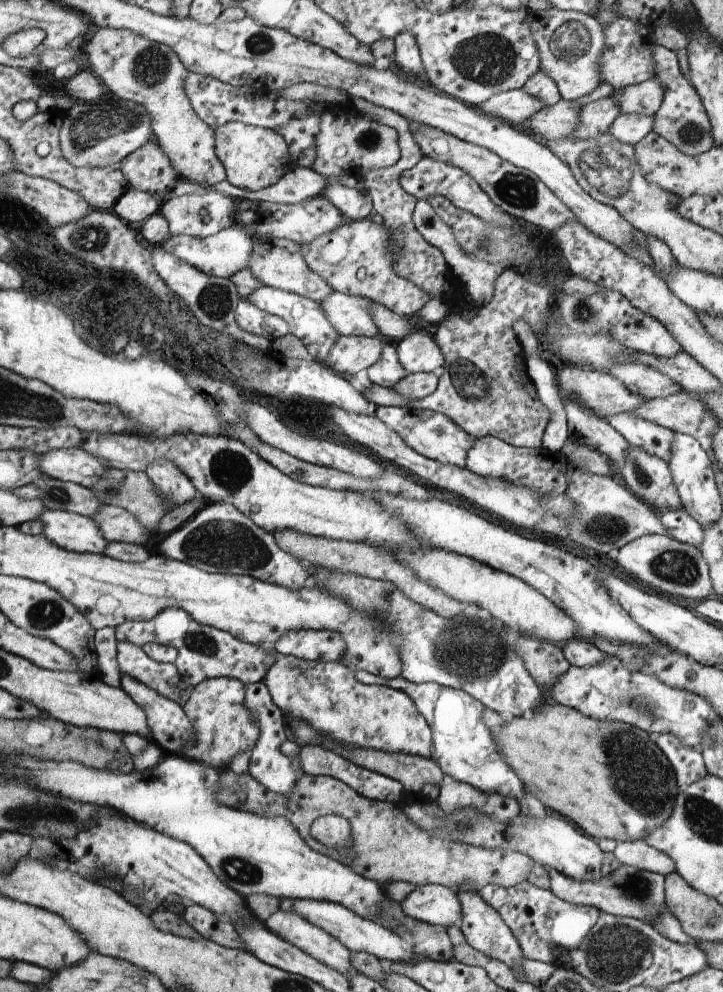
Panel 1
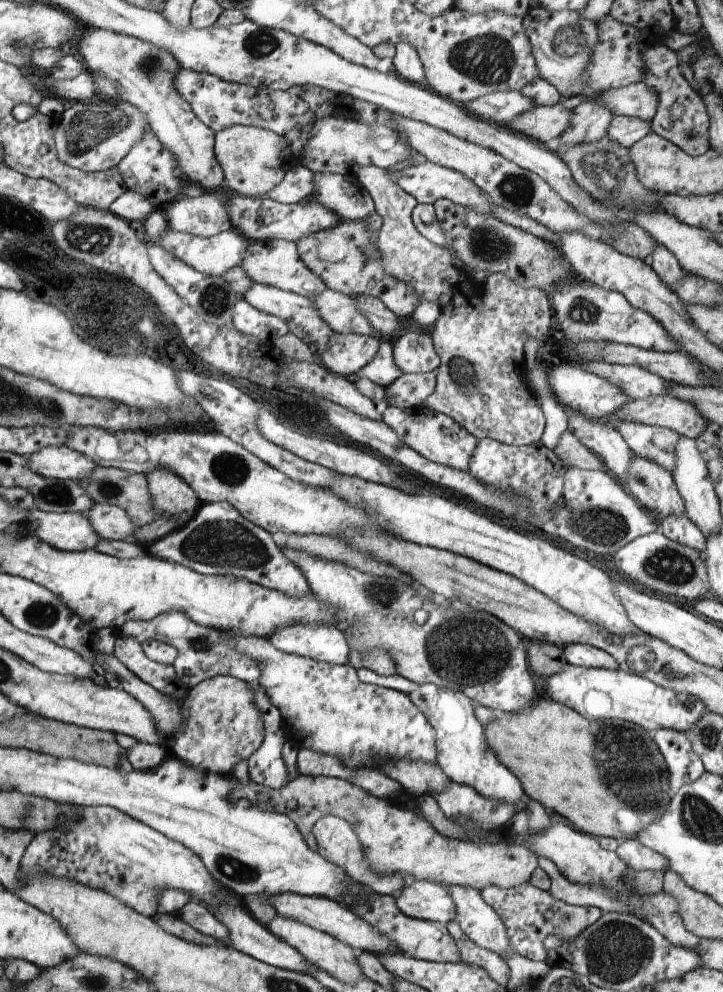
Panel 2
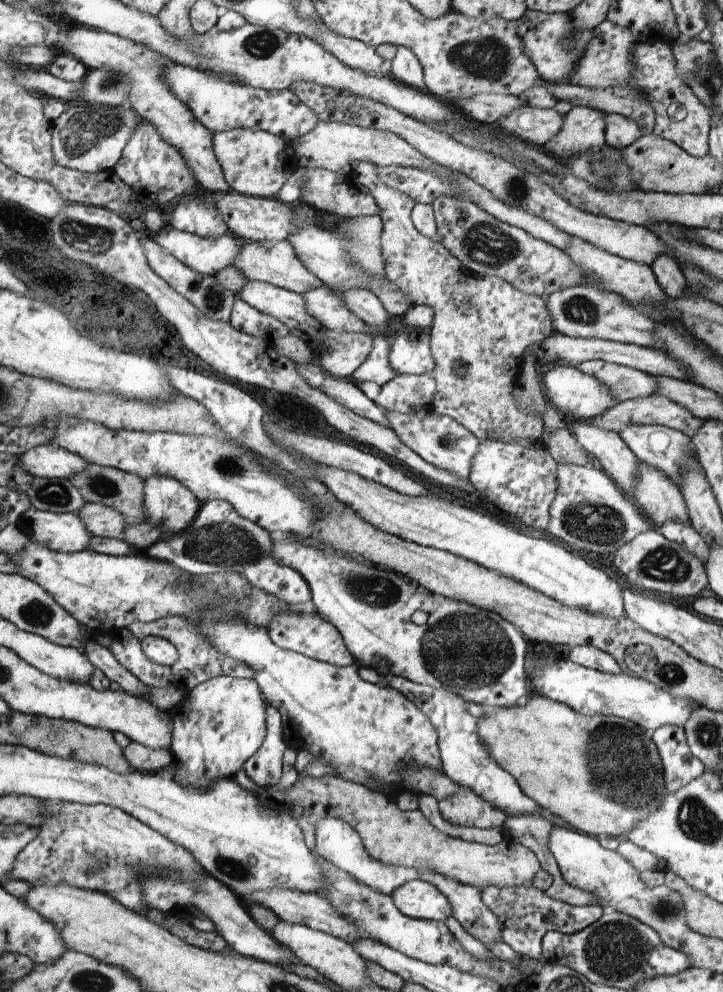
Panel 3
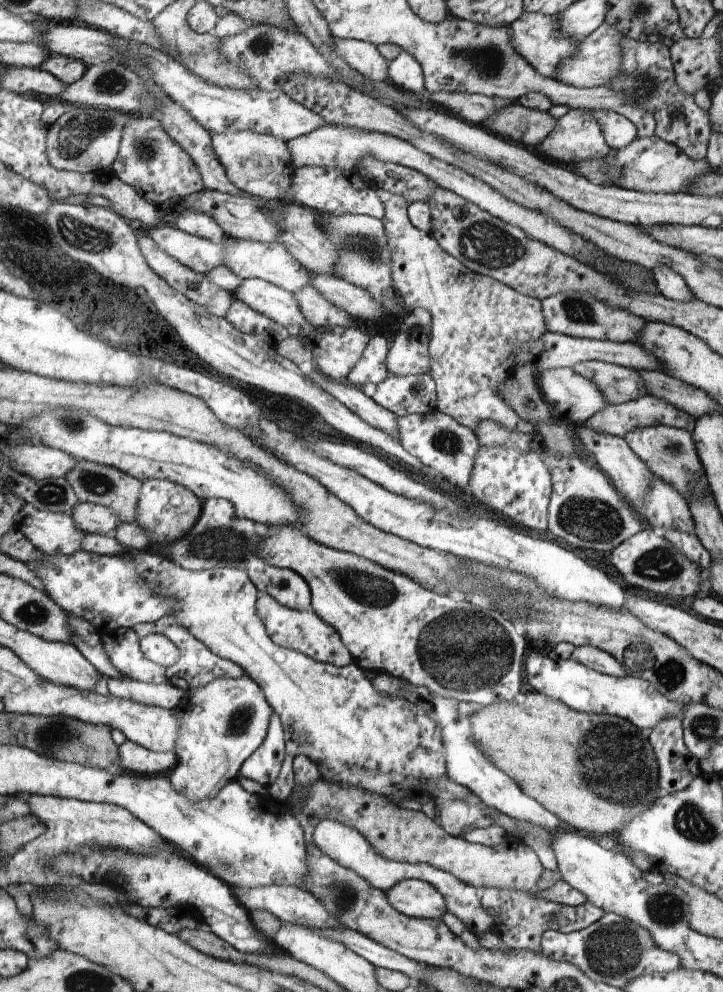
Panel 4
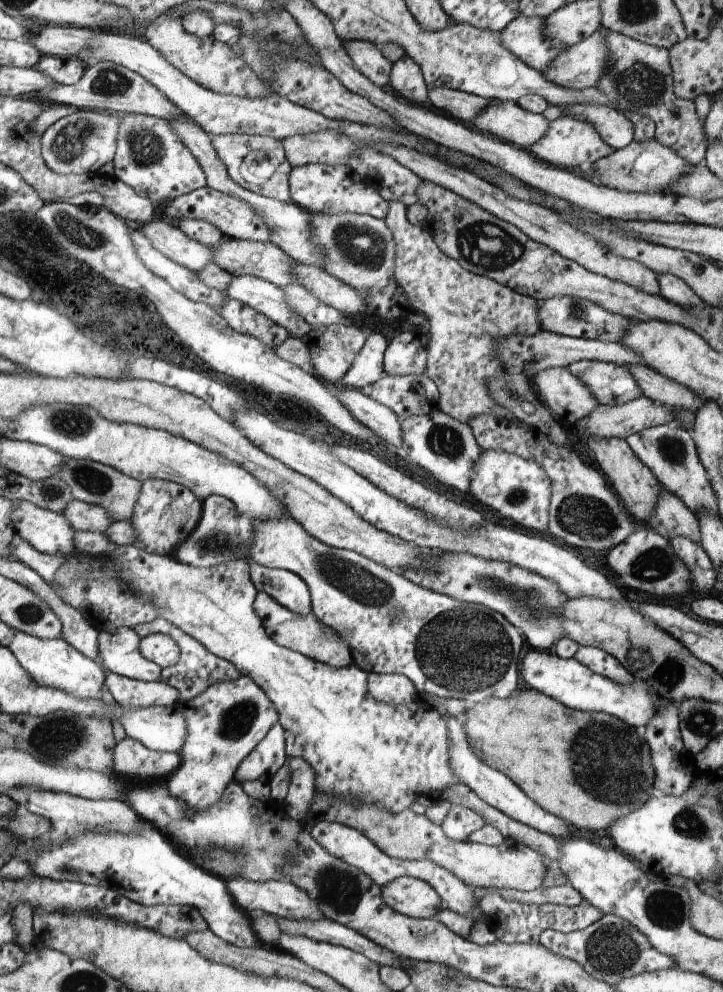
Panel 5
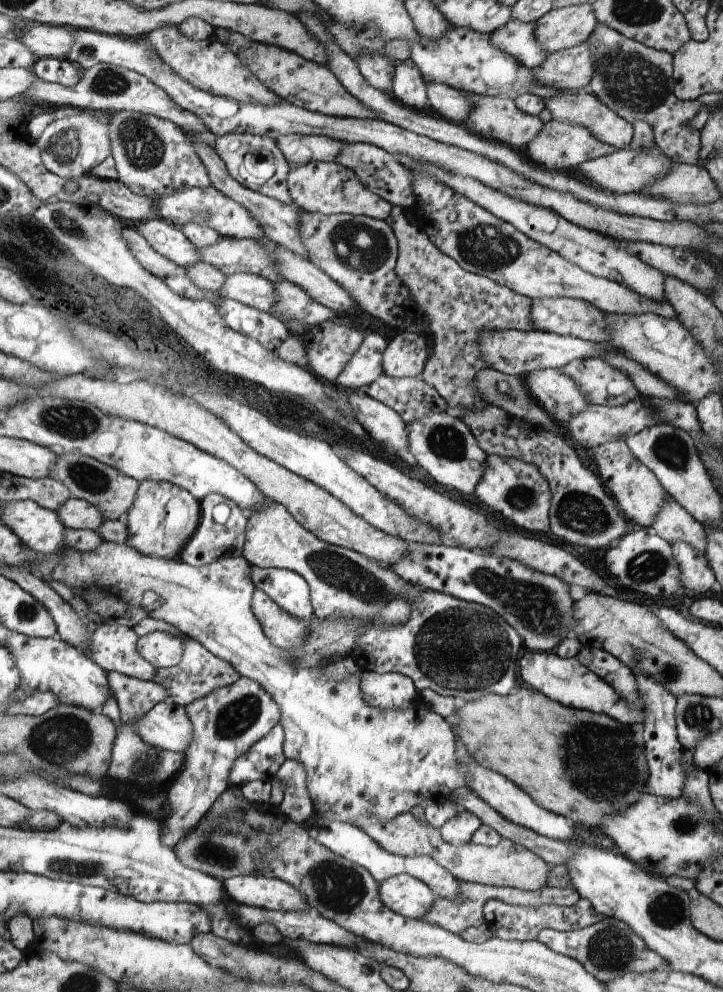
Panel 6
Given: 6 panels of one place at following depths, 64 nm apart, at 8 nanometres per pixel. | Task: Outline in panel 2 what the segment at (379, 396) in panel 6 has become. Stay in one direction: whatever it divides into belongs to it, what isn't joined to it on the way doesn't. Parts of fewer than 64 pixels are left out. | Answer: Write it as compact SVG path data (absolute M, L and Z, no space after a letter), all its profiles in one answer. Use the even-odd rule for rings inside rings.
M432 371L427 373L403 373L391 385L385 387L385 400L381 406L399 408L420 407L433 392L436 376Z

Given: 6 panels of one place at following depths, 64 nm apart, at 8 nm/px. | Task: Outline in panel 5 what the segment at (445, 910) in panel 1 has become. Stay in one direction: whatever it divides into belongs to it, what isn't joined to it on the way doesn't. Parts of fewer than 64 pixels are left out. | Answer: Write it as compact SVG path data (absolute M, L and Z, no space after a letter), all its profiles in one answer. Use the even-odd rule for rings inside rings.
M400 877L380 888L381 898L400 914L415 919L432 919L444 907L443 900L429 883Z

